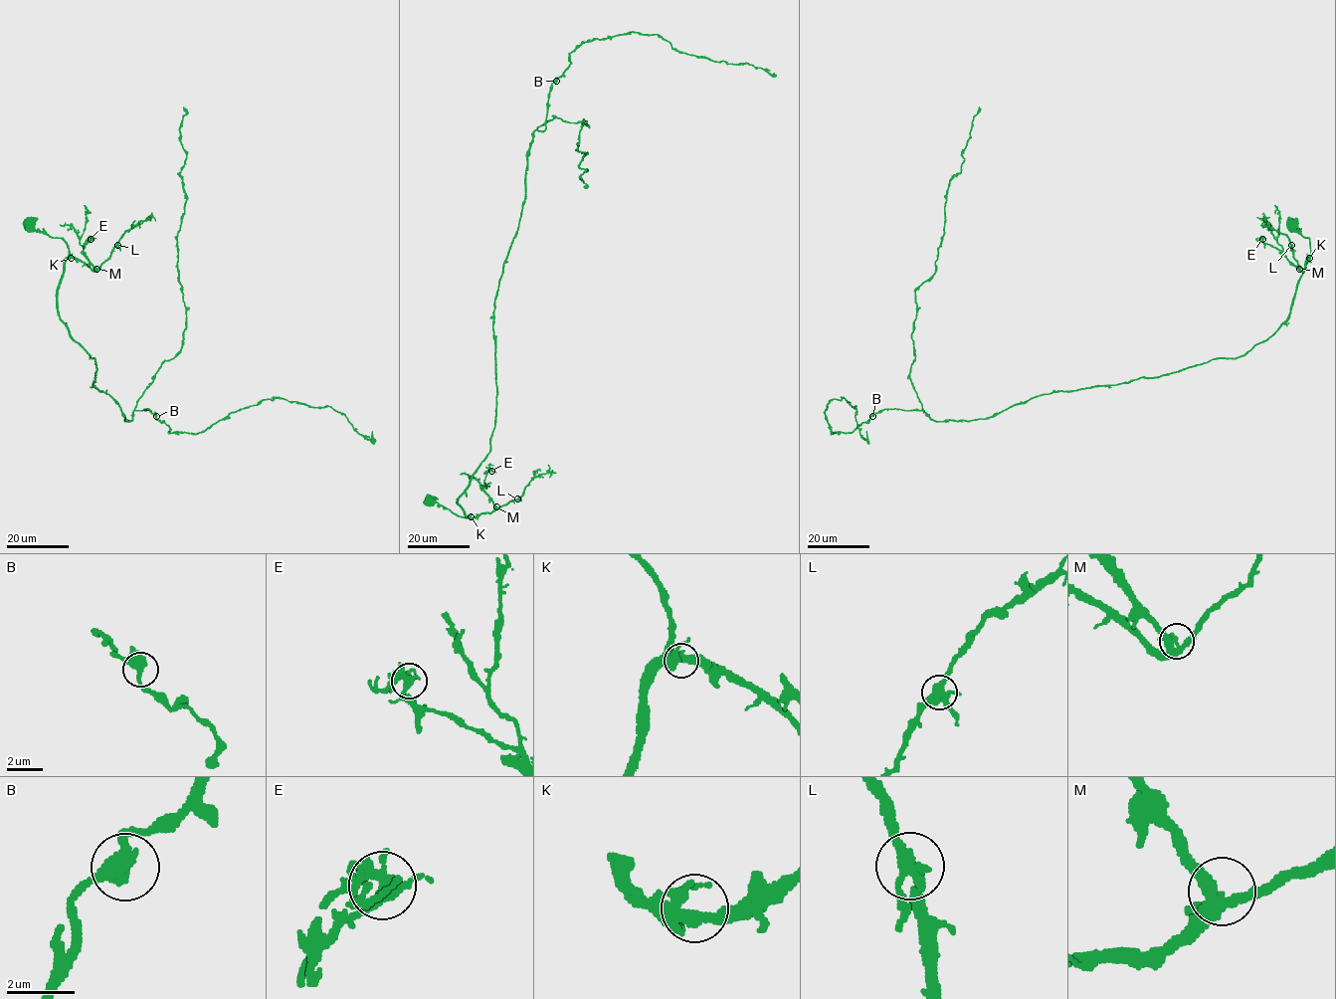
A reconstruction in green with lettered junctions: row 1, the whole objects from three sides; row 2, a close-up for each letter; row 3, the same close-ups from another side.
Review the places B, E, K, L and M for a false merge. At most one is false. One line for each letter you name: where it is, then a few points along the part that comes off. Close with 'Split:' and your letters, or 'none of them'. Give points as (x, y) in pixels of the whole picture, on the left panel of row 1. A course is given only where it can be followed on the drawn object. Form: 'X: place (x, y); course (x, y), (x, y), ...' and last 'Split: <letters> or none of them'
Split: none of them

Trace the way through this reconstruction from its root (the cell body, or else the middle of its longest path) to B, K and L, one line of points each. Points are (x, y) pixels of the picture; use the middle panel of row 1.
B: (430, 499), (469, 518), (458, 499), (489, 452), (494, 300), (522, 208), (529, 142), (544, 129), (556, 81)
K: (430, 499), (460, 516), (471, 516)
L: (430, 499), (469, 518), (491, 512), (517, 499)

